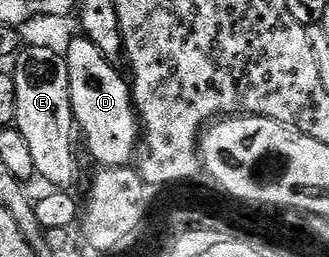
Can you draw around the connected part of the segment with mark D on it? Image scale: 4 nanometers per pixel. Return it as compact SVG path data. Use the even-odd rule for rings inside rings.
M76 38L68 48L65 48L65 55L67 57L67 65L69 66L69 94L71 95L71 105L73 106L73 114L75 115L75 123L78 131L81 133L81 140L87 143L87 152L96 160L96 165L105 168L126 168L135 159L135 145L141 136L141 129L139 127L139 117L135 114L135 106L131 102L131 85L128 77L122 71L118 72L116 65L112 61L105 58L105 54L101 54L101 50L97 50L97 46L93 46L93 42Z

